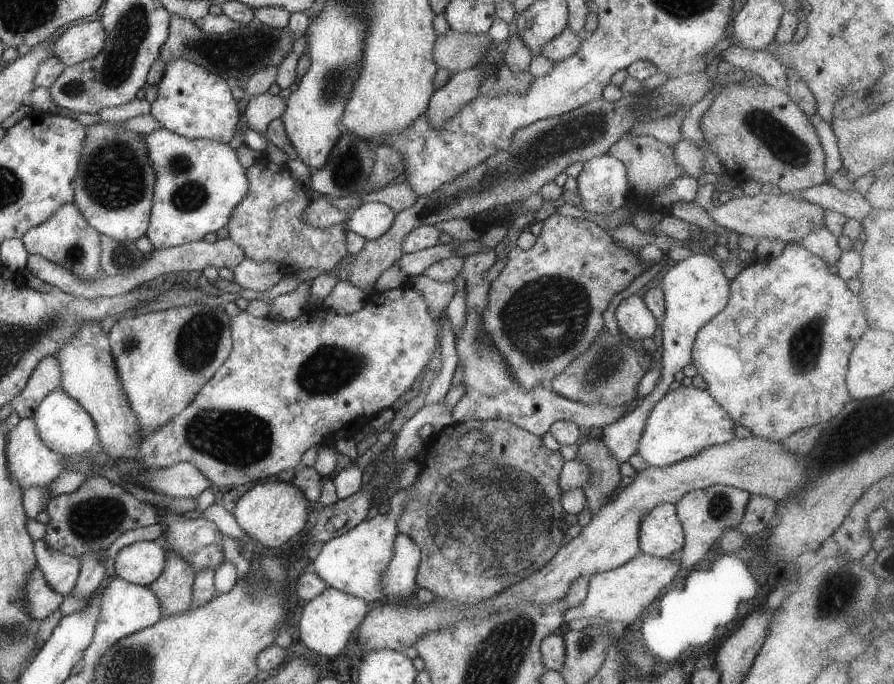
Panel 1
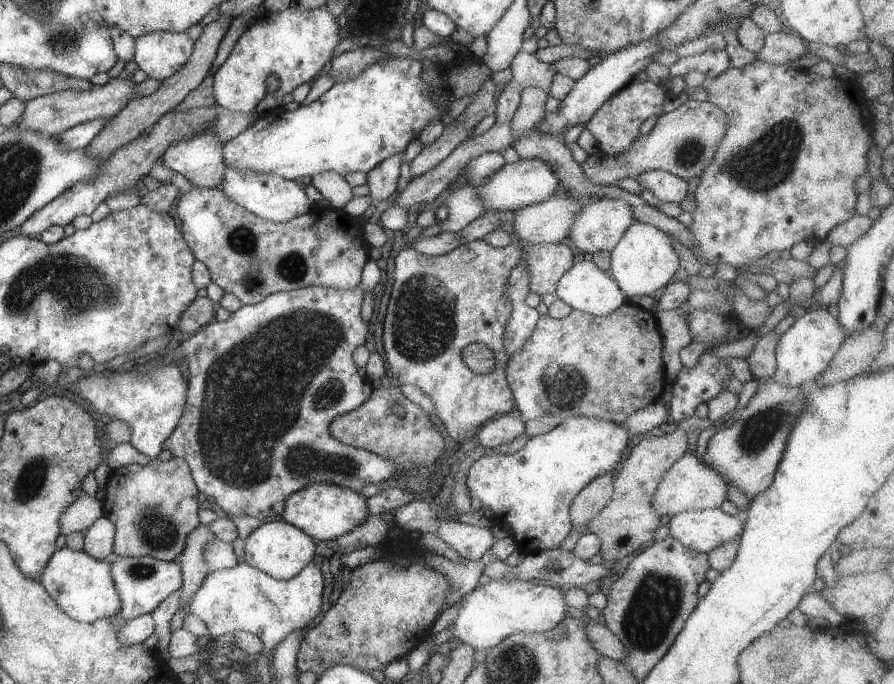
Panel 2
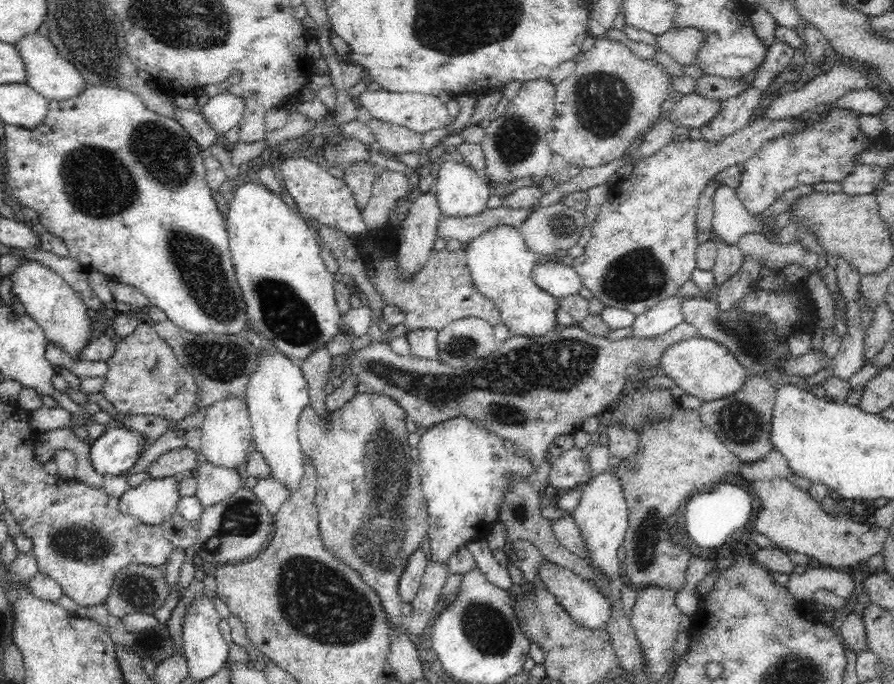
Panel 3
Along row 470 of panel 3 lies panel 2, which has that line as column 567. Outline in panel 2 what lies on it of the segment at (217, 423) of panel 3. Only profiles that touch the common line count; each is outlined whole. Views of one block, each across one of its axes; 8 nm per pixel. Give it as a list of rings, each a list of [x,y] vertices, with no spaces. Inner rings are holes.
[[[604,197],[583,207],[581,212],[577,213],[577,218],[569,228],[566,243],[578,248],[582,253],[594,254],[599,250],[611,251],[622,238],[626,229],[634,222],[636,220],[633,217],[632,207],[626,201]]]

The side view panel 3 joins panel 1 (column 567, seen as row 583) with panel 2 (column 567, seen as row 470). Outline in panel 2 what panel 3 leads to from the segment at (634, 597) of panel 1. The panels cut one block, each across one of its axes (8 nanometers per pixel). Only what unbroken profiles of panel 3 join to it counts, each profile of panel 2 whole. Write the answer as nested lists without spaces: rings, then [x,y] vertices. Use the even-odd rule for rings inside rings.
[[[491,580],[482,587],[476,586],[468,594],[458,617],[447,629],[452,630],[453,636],[464,644],[479,650],[489,650],[516,631],[543,633],[552,630],[565,616],[571,614],[565,599],[563,590],[541,581]]]

